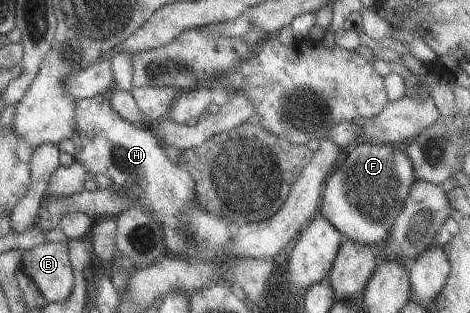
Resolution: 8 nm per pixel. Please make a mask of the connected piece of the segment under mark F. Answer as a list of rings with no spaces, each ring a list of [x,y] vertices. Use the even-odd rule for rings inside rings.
[[[362,142],[344,158],[342,166],[326,178],[318,215],[330,222],[344,240],[356,244],[382,246],[388,240],[390,224],[398,216],[404,200],[416,182],[414,164],[401,146]]]

